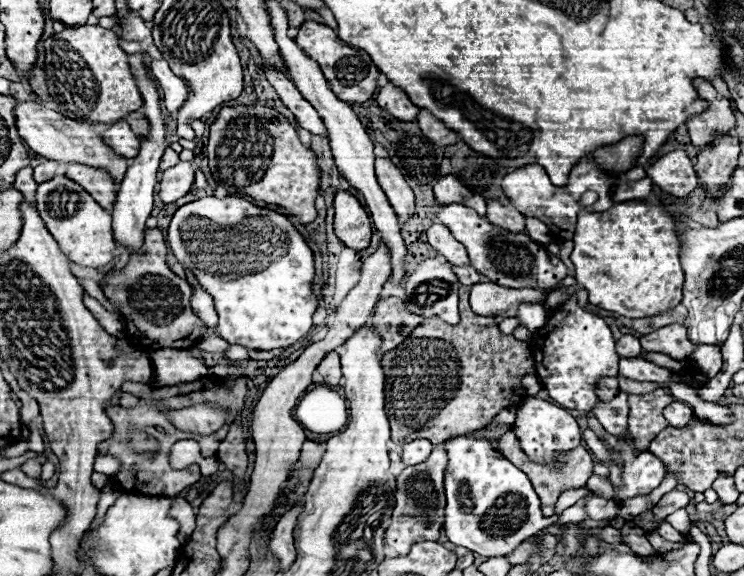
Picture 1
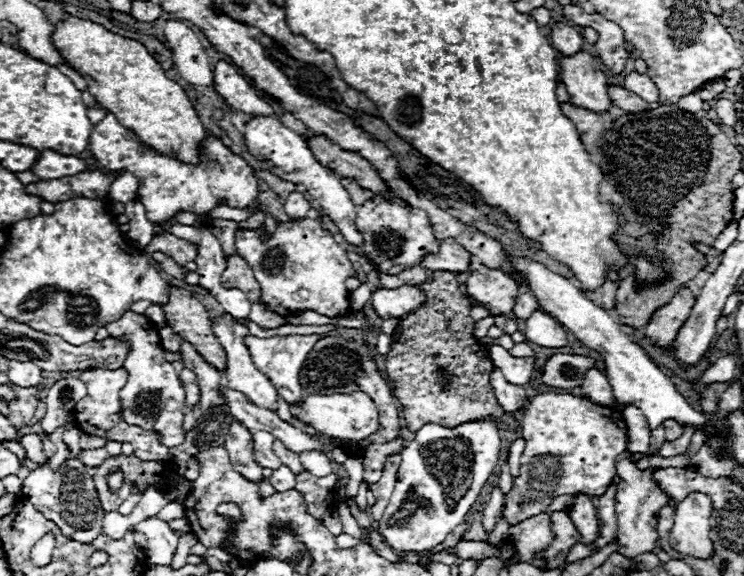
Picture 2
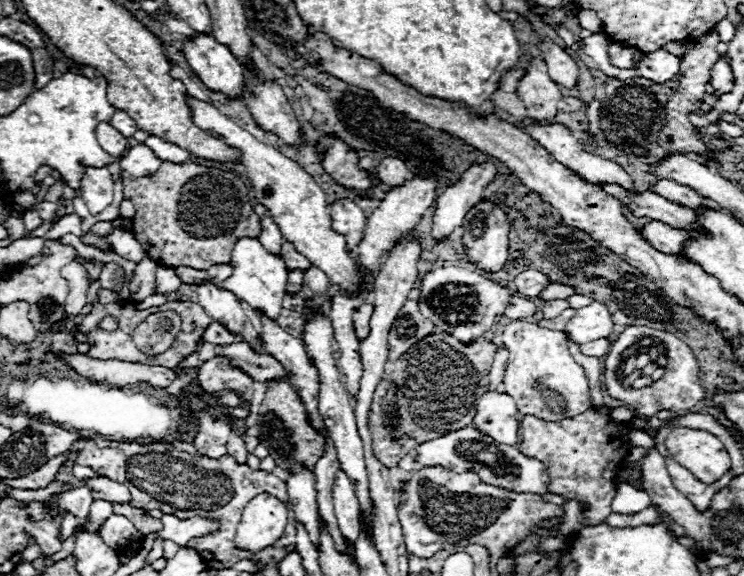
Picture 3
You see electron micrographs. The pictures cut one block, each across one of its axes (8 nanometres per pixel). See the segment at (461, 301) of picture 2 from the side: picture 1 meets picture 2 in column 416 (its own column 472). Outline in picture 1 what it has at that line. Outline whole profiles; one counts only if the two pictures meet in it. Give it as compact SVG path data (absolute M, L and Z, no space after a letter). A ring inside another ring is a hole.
M460 286L460 324L448 326L444 322L424 320L412 334L396 348L382 356L384 364L384 394L386 394L386 414L392 430L392 442L406 444L412 438L432 438L432 444L440 444L450 436L466 434L478 430L490 422L500 410L520 406L526 400L526 390L522 386L524 374L534 374L532 350L526 342L518 342L512 336L504 336L498 330L496 318L480 318L472 312L468 304L468 286Z

